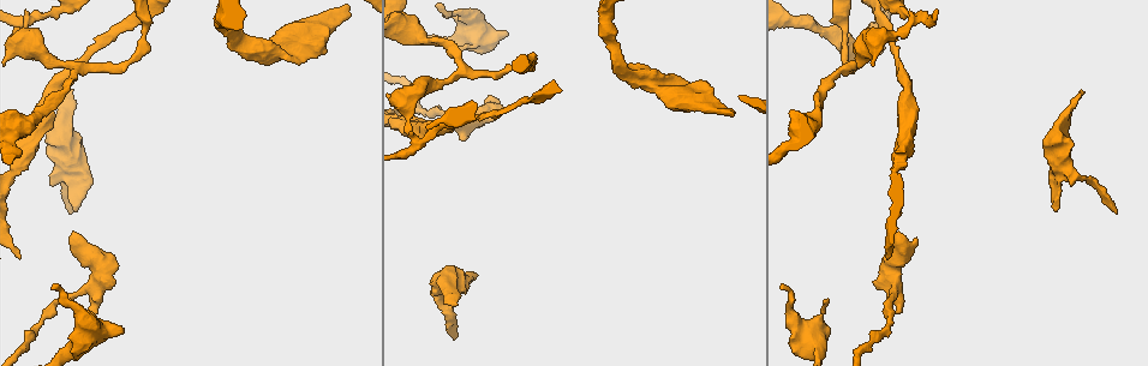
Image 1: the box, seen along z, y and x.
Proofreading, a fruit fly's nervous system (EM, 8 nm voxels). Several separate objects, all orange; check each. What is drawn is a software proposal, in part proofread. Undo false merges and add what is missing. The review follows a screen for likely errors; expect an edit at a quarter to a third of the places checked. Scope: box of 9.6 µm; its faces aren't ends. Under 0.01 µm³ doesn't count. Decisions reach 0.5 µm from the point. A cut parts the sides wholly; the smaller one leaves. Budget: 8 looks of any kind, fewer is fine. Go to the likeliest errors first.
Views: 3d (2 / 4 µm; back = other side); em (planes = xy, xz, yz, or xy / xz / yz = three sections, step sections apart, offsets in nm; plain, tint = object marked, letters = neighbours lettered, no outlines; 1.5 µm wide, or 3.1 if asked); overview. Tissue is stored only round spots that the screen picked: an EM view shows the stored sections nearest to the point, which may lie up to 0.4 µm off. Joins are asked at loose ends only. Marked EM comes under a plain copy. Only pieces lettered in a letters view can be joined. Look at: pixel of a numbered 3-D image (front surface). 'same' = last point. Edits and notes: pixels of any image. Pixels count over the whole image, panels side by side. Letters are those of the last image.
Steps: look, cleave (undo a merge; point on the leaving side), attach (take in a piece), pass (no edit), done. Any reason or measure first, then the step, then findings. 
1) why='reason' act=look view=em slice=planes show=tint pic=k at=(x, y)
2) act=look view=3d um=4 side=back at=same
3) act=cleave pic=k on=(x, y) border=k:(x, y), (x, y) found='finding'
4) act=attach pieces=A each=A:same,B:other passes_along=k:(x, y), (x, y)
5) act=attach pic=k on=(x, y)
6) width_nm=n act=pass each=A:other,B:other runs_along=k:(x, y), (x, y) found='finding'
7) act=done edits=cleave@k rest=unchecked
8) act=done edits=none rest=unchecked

why='free end' act=look view=em slice=planes show=letters pic=1 at=(455, 303)

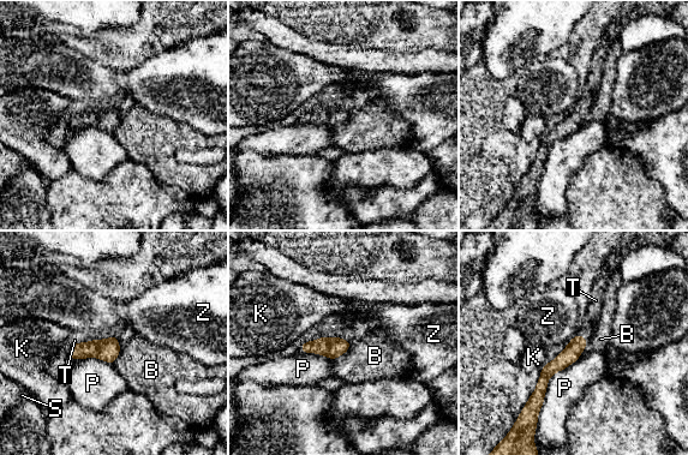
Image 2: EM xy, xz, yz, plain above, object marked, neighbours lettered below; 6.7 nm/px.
act=attach pieces=T each=B:other,K:other,P:other,S:other,T:same,Z:other passes_along=2:(575, 347), (582, 336), (587, 325) found='it goes on there'

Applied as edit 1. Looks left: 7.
act=look view=overview

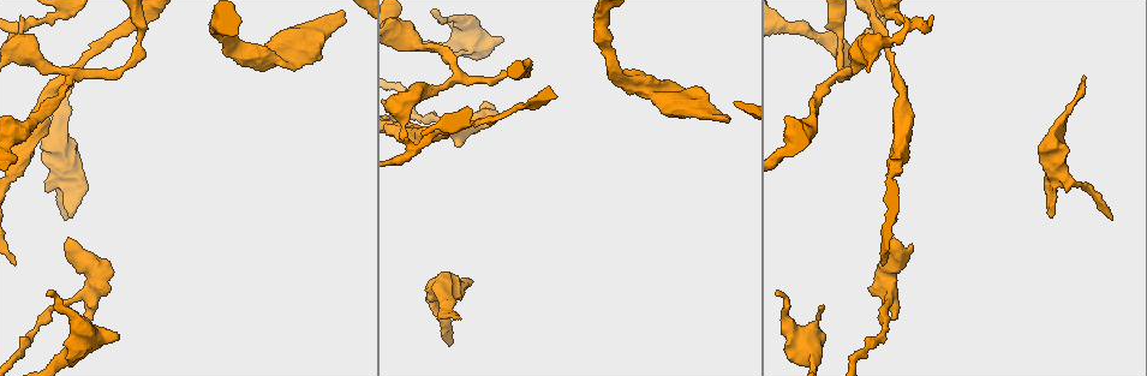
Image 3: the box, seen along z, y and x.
why='calibre changes' act=look view=em slice=xy step=8 show=letters pic=3 at=(897, 77)

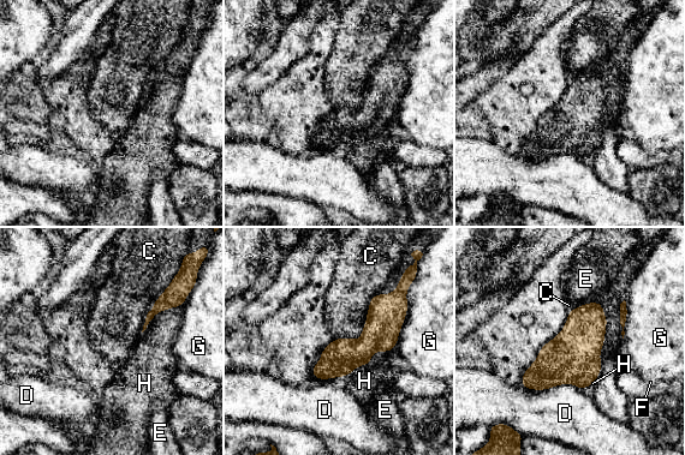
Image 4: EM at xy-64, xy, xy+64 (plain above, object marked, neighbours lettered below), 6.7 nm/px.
act=pass each=C:other,D:other,E:other,F:other,G:other,H:other runs_along=4:(394, 299), (353, 353), (315, 372) found='continuous, no second cell'

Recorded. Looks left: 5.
act=done edits=attach@2 rest=unchecked

